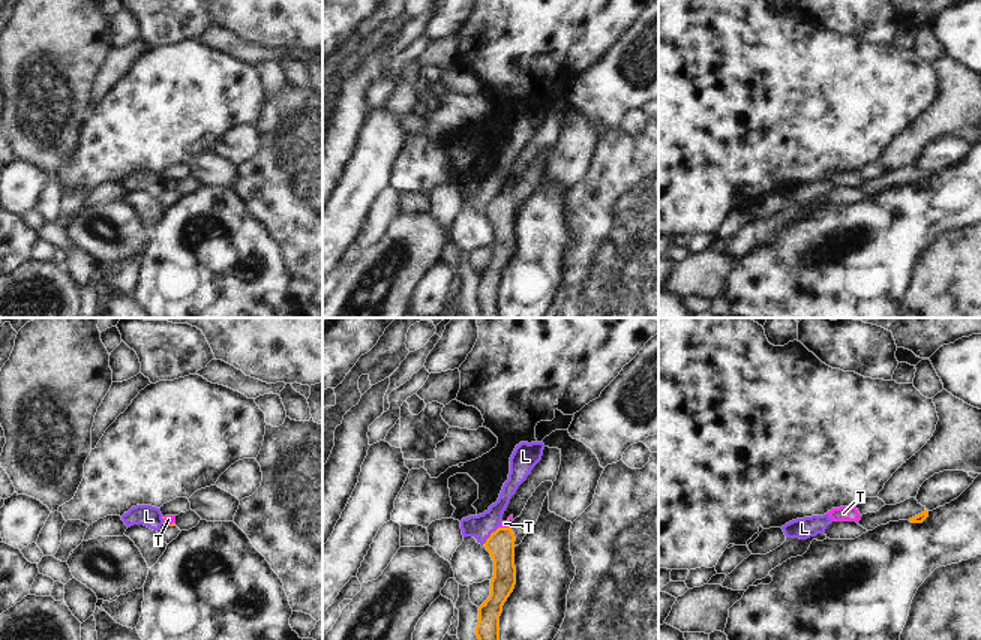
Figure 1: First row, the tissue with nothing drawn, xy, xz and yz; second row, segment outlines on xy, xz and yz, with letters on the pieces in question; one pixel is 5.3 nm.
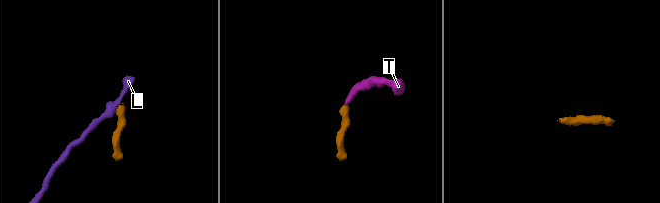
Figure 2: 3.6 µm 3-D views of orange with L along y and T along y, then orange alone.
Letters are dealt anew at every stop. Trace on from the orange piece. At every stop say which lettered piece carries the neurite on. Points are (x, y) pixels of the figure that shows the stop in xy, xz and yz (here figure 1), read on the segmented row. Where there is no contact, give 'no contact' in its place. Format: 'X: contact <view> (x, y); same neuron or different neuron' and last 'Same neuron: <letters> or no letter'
L: contact xz (491, 535); different neuron
T: contact xz (504, 528); same neuron
Same neuron: T

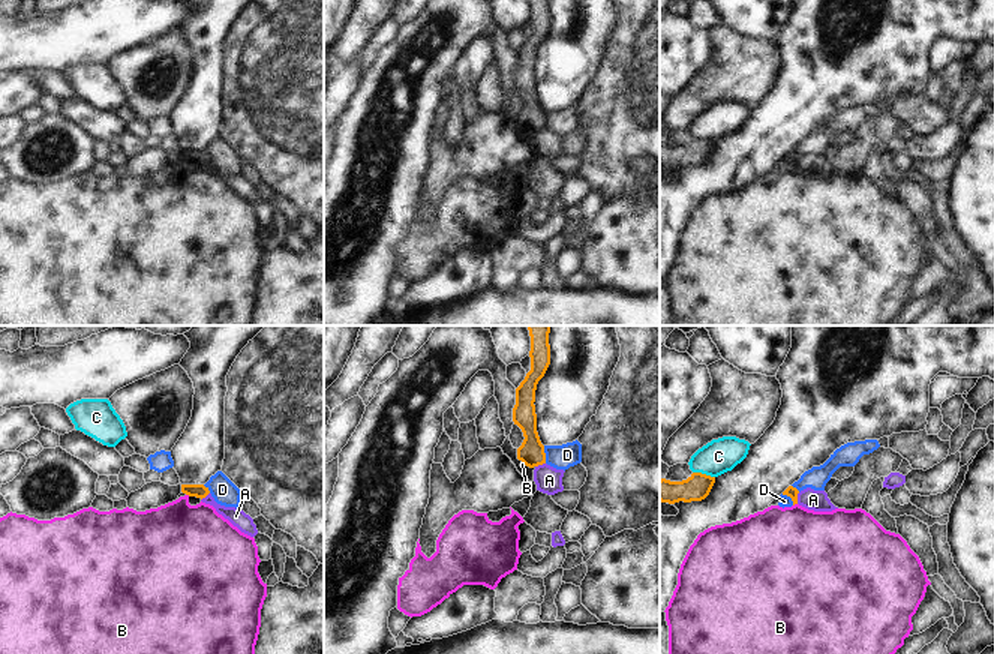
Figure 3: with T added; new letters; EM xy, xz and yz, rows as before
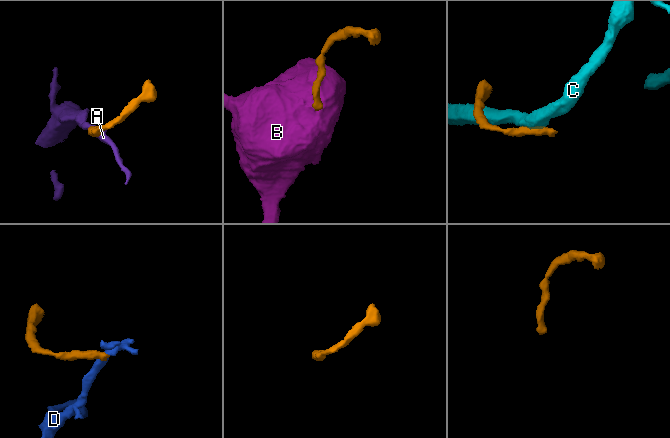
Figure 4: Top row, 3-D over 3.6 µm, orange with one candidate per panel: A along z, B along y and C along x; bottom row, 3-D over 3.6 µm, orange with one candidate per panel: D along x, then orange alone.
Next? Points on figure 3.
A: contact yz (796, 498); different neuron
B: contact yz (795, 503); different neuron
C: contact yz (703, 474); different neuron
D: contact xz (544, 455); different neuron
Same neuron: no letter

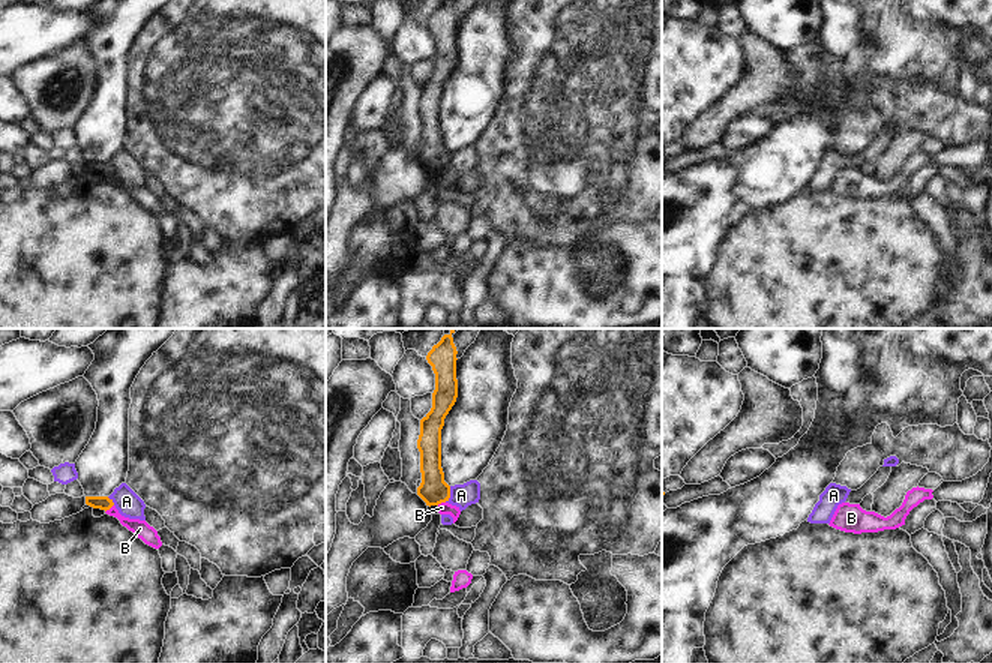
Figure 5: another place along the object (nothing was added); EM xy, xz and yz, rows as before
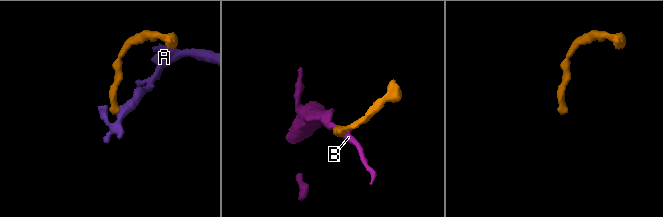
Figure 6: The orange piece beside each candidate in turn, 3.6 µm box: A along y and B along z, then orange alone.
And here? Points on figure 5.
A: contact xz (449, 494); different neuron
B: contact xy (108, 509); different neuron
Same neuron: no letter

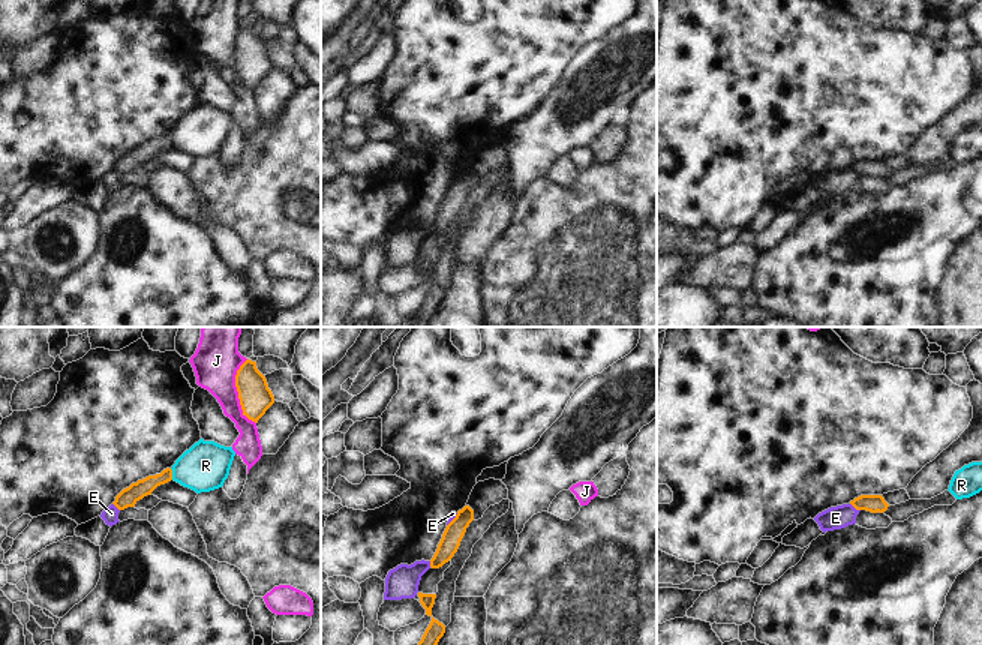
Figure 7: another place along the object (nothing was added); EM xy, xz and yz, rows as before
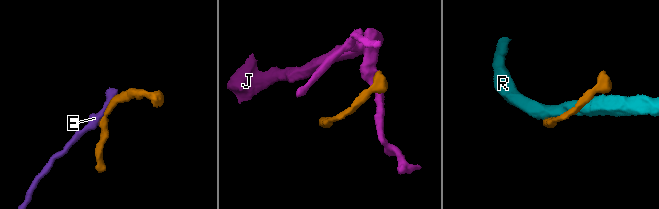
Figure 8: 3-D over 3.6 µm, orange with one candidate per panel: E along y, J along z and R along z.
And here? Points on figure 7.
E: contact yz (855, 507); different neuron
J: contact xy (237, 390); different neuron
R: contact xy (171, 474); different neuron
Same neuron: no letter

